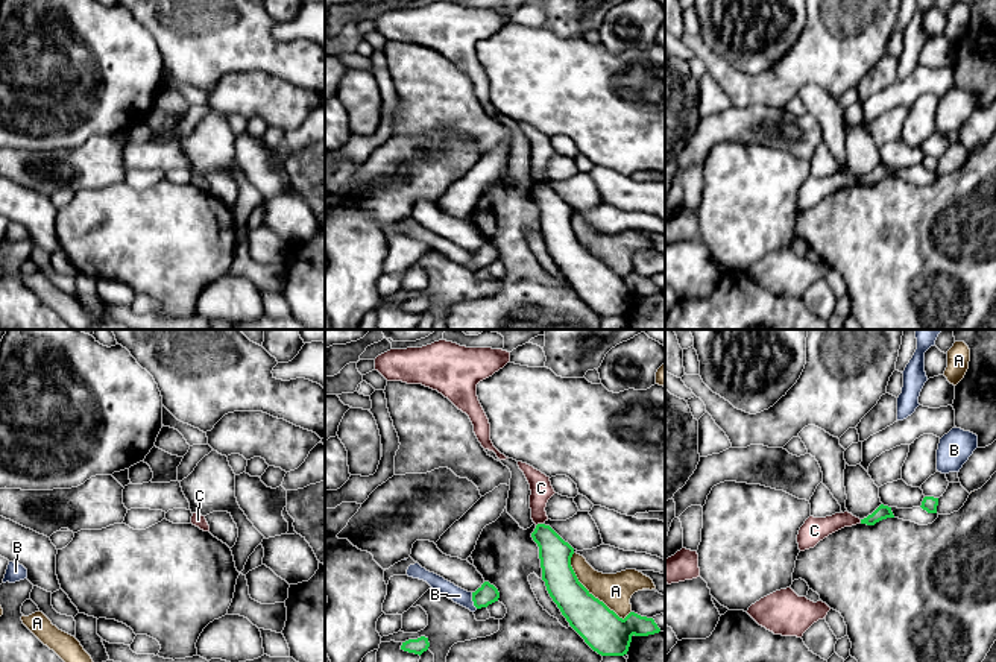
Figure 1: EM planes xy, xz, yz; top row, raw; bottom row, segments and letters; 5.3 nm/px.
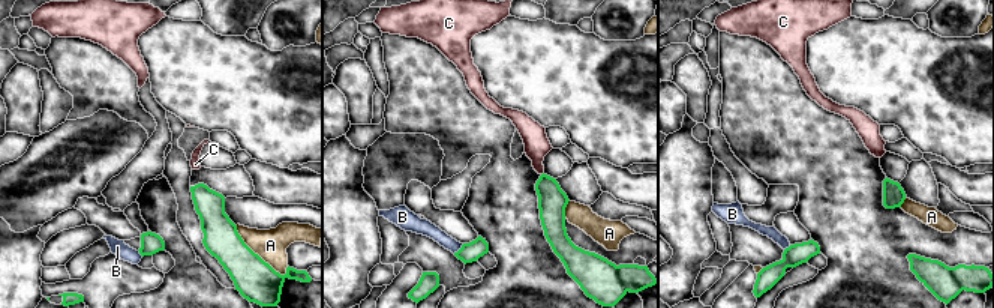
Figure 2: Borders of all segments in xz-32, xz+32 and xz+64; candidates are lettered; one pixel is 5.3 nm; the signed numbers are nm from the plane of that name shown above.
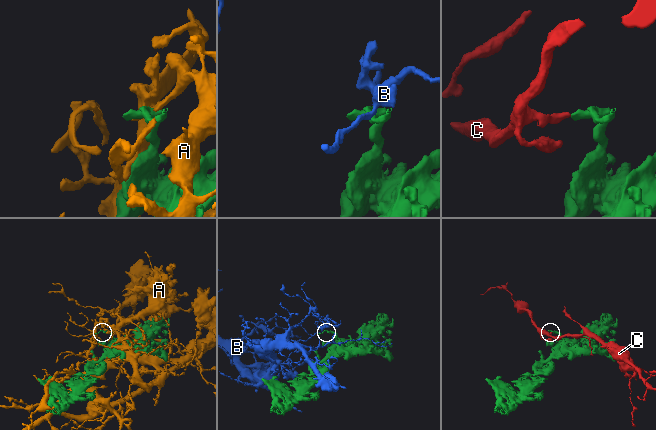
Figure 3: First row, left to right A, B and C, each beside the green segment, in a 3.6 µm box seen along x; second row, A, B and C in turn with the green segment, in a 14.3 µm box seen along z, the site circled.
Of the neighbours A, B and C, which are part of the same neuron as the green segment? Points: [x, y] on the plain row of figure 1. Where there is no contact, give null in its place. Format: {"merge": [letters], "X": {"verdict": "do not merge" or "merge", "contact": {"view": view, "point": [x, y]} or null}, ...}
{"merge": [], "A": {"verdict": "do not merge", "contact": {"view": "xz", "point": [591, 254]}}, "B": {"verdict": "do not merge", "contact": {"view": "xz", "point": [472, 260]}}, "C": {"verdict": "do not merge", "contact": {"view": "xz", "point": [539, 184]}}}

